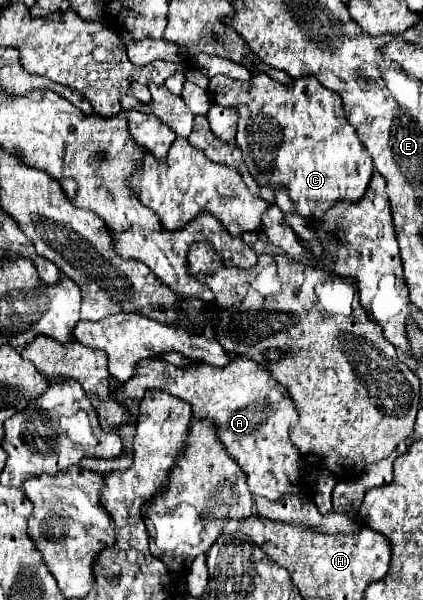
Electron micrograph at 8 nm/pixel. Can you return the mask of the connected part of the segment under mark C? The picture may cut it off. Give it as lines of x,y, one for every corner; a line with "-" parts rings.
251,73
251,79
245,83
229,77
213,77
209,81
209,97
213,103
237,109
237,145
243,151
249,173
259,185
287,189
295,201
295,215
319,219
337,201
347,199
357,203
367,191
373,173
373,161
357,139
355,129
349,125
341,97
331,89
325,89
315,77
299,77
291,79
289,83
279,83
267,73

